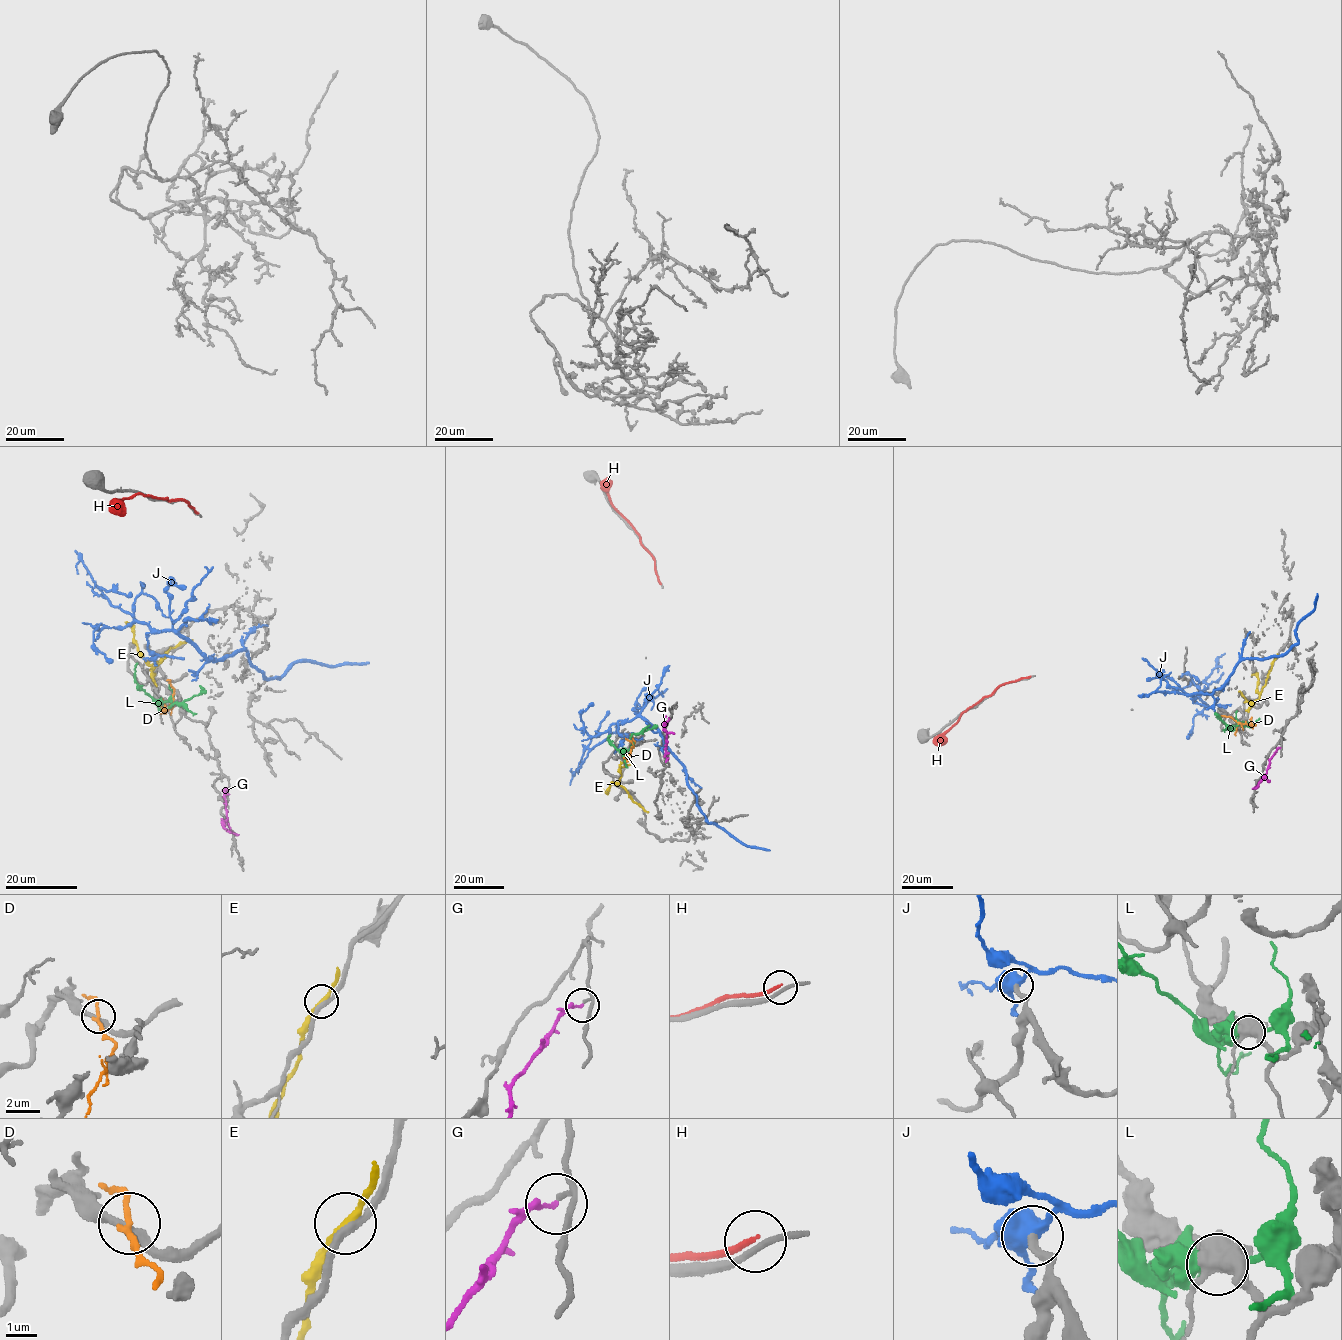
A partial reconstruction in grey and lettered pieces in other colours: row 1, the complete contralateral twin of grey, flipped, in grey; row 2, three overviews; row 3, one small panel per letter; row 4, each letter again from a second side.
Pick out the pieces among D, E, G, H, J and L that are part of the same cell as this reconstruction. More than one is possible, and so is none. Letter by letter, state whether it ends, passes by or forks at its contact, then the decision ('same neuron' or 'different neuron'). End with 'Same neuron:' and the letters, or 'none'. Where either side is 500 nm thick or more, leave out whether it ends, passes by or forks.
D: it passes by; different neuron
E: it passes by; different neuron
G: it ends there; different neuron
H: it ends there; different neuron
J: it forks there; different neuron
L: it passes by; different neuron
Same neuron: none

